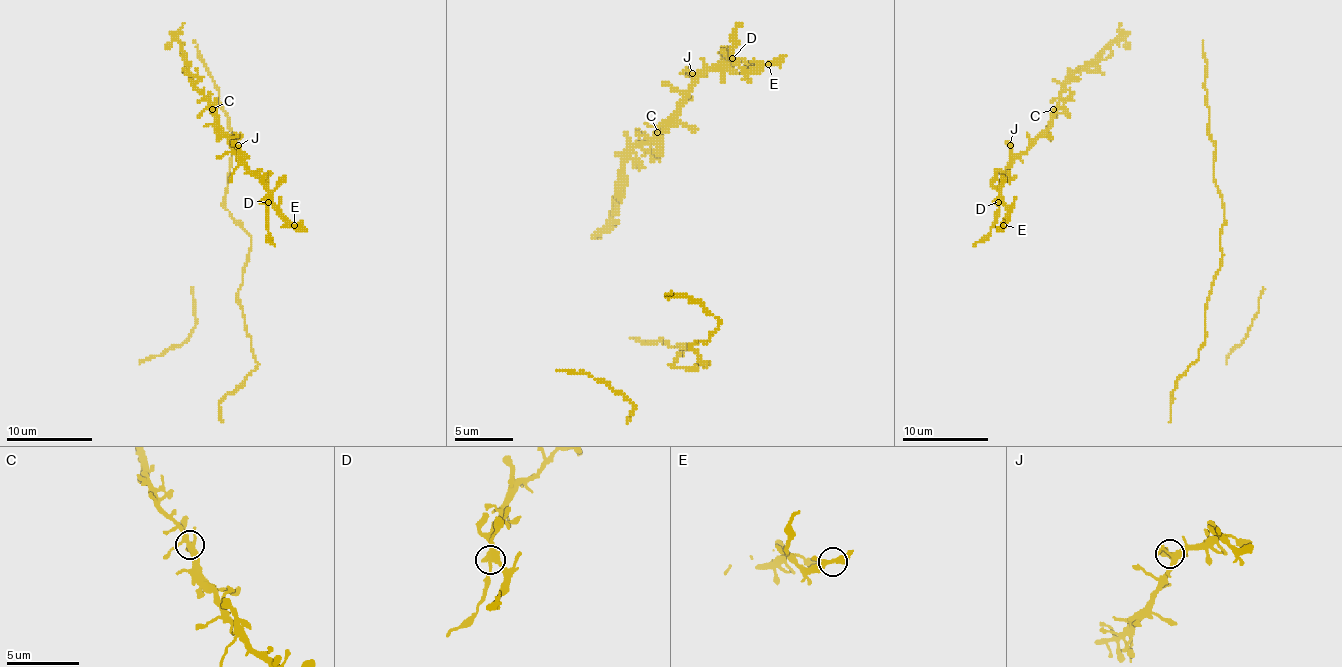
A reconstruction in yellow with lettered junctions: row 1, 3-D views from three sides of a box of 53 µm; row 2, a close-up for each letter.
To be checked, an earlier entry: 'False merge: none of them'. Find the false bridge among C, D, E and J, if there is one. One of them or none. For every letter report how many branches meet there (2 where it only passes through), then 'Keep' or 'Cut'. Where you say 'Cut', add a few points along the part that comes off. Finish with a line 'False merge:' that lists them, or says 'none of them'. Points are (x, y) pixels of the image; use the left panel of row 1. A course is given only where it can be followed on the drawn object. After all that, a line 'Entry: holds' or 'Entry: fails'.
C: Branches: 4. Keep
D: Branches: 4. Cut. Course of the part to remove: (268, 201), (268, 240), (275, 246)
E: Branches: 4. Keep
J: Branches: 1. Keep
False merge: D
Entry: fails

